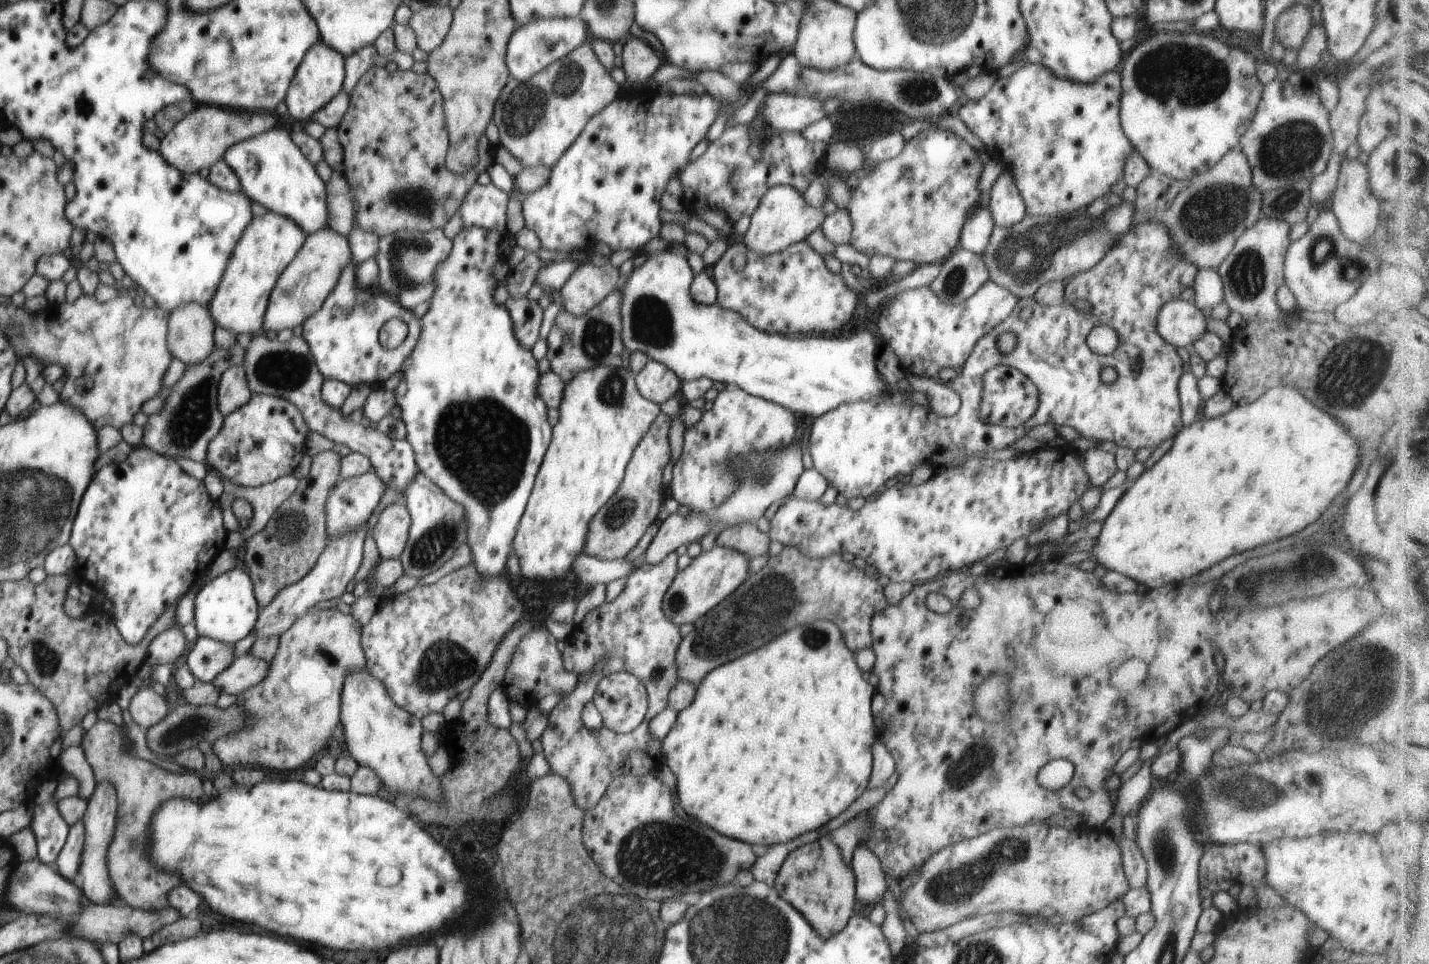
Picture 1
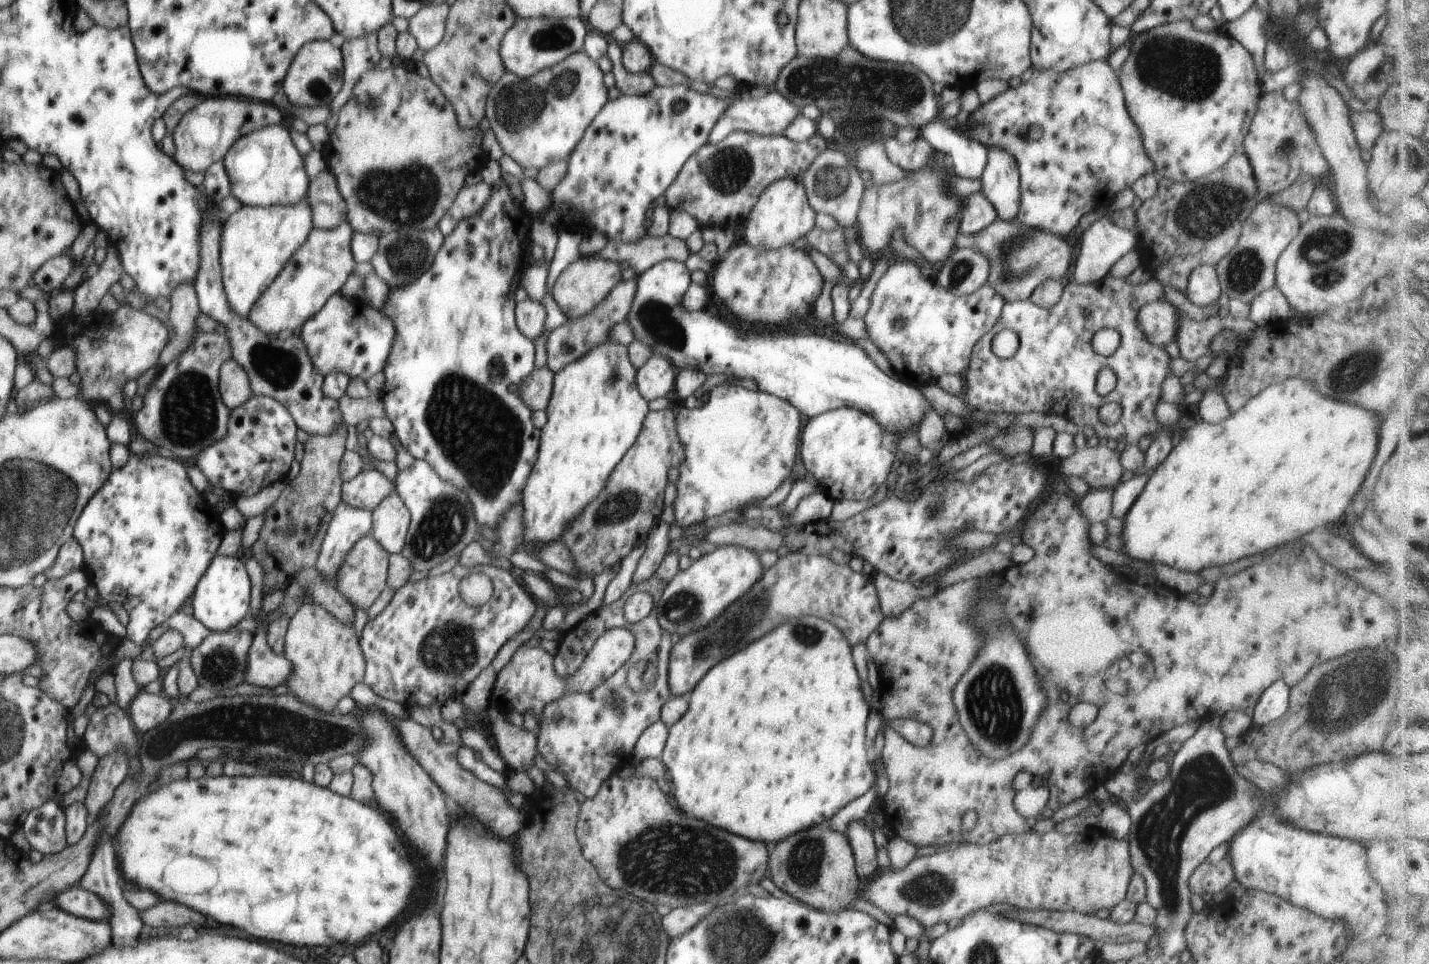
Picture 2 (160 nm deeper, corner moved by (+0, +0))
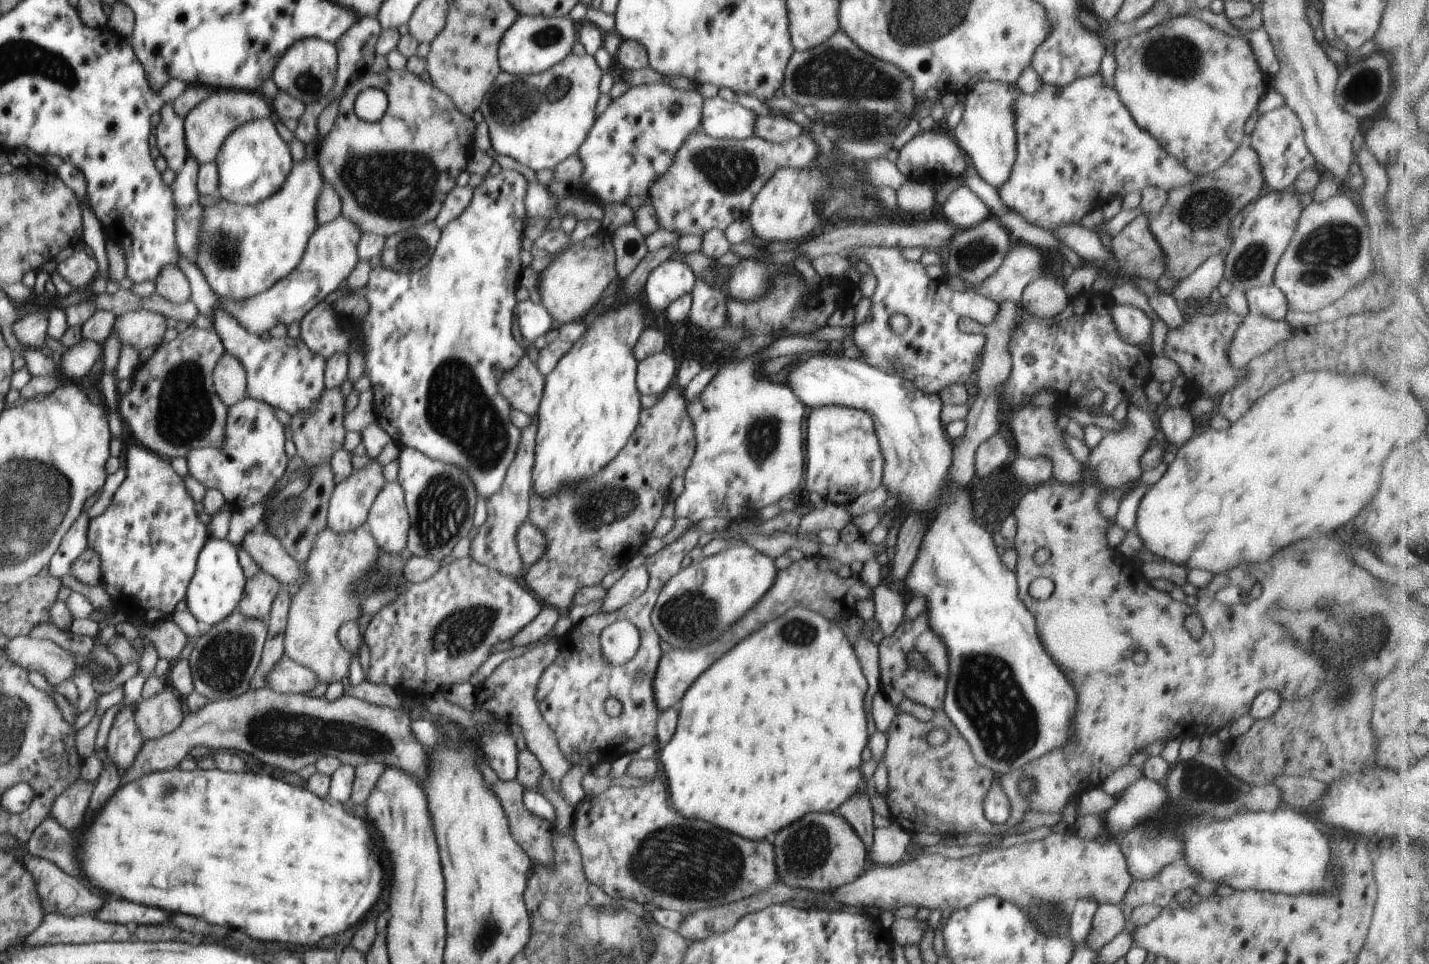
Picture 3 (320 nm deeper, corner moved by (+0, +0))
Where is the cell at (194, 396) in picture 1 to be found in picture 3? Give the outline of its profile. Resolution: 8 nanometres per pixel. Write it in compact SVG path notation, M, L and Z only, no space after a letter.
M191 324L172 342L159 345L147 362L136 366L130 392L118 398L119 413L122 413L144 446L169 460L186 458L192 448L224 446L228 407L215 392L213 372L225 353L222 340L214 329L200 330Z

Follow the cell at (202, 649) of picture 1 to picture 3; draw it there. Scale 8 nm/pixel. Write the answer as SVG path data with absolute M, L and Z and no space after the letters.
M236 611L222 622L204 628L189 658L195 692L209 701L225 700L250 690L252 678L261 662L267 638L267 622L246 618Z

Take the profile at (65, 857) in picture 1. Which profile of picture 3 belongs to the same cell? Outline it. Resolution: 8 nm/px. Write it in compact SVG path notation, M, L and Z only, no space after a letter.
M78 779L61 797L57 798L50 810L49 818L54 818L66 830L76 830L80 822L85 820L89 808L94 783Z

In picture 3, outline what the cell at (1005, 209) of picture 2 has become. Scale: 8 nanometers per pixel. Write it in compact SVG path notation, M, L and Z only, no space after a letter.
M978 82L965 93L962 120L951 132L958 147L968 158L976 172L990 186L1000 190L1010 178L1017 158L1016 124L1014 124L1014 98L1020 96L1016 84L1002 82Z

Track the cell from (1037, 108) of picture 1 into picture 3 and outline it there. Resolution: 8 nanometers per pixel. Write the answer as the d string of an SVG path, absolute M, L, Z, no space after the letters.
M1102 72L1076 78L1069 86L1042 84L1033 94L1020 92L1012 104L1016 124L1017 158L1010 178L997 194L1009 208L1014 208L1034 226L1056 232L1060 226L1079 223L1093 209L1104 208L1108 200L1124 197L1128 192L1144 188L1162 188L1164 191L1188 186L1196 182L1196 174L1186 170L1174 156L1166 154L1160 144L1144 131L1122 104L1115 88L1104 85Z

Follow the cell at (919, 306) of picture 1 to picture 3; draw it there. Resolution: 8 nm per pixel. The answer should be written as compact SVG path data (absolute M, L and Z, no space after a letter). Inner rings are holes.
M860 246L850 249L846 257L852 256L852 254L858 254L858 258L870 267L877 279L874 294L870 298L872 300L870 317L862 324L853 326L853 343L862 350L865 362L888 375L902 376L924 393L939 394L940 390L946 386L964 385L970 378L970 374L977 369L976 356L980 356L980 352L986 344L986 338L984 334L964 332L960 328L960 324L966 324L968 320L982 324L982 326L992 324L994 318L998 316L998 308L1000 308L998 302L981 296L979 293L976 294L976 292L956 291L948 286L944 279L940 281L930 280L927 276L927 270L921 262L906 260L899 247ZM892 314L904 314L910 320L908 330L900 336L894 335L888 326L888 320L892 318Z

